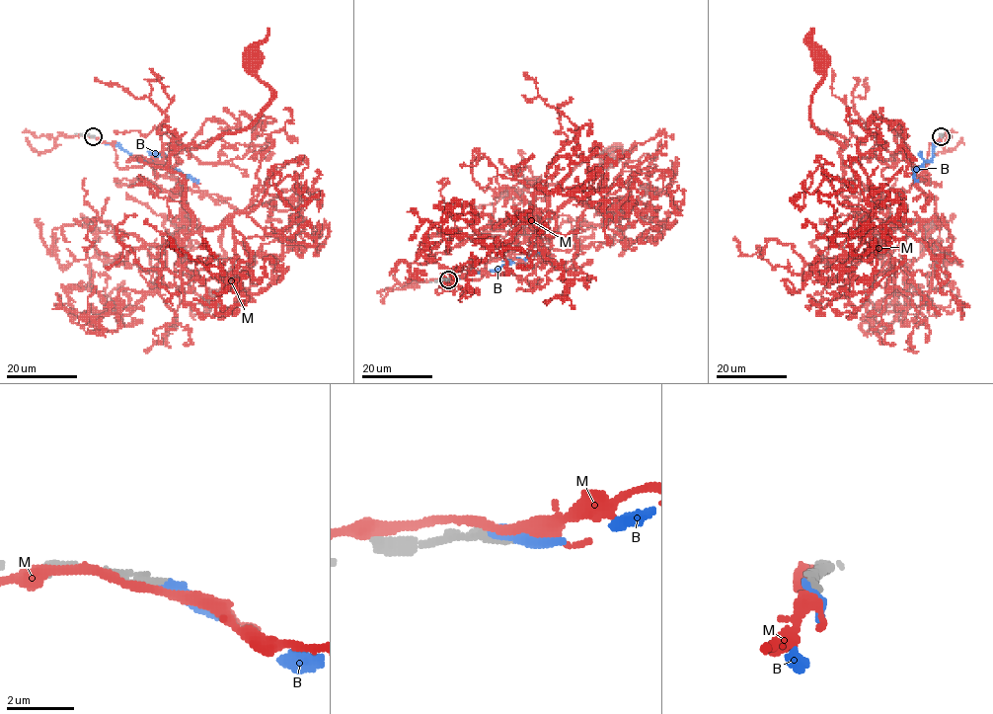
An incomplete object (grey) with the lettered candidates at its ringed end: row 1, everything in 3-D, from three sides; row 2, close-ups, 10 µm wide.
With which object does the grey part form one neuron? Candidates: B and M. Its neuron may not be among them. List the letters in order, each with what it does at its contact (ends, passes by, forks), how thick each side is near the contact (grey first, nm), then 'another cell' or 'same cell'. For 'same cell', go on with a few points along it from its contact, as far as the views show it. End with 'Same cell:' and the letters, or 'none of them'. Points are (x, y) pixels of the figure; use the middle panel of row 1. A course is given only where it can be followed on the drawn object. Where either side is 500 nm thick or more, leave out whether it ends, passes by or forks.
B: it ends; calibres 320 and 360 nm; same cell; course (448, 279), (497, 270), (503, 264), (518, 263), (534, 253), (554, 256)
M: it passes by; calibres 340 and 240 nm; another cell
Same cell: B

